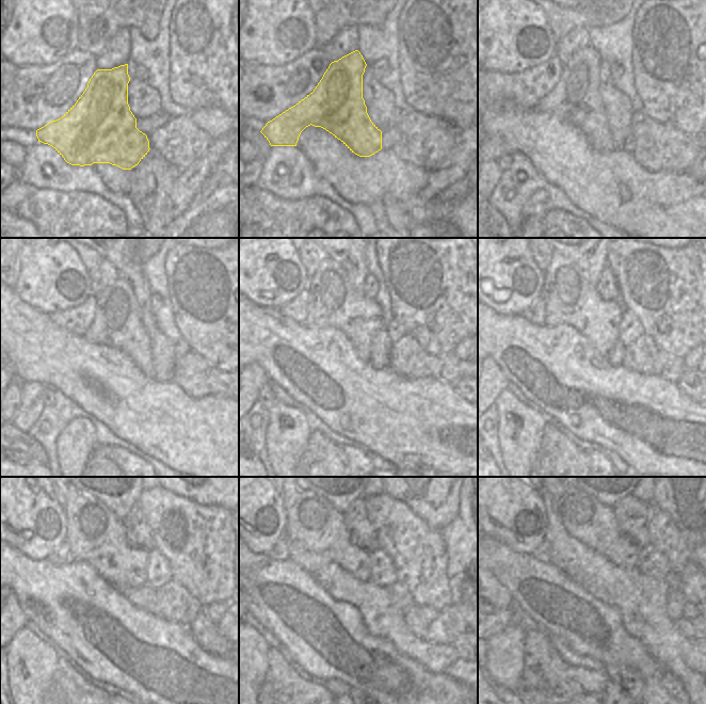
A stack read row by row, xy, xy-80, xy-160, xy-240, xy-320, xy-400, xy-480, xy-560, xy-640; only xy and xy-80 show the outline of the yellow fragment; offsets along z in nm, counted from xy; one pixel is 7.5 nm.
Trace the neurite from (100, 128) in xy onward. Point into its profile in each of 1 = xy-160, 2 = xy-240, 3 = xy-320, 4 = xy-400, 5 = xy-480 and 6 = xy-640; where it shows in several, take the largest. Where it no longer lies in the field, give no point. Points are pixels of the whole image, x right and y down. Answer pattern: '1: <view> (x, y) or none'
1: xy-160 (575, 97)
2: xy-240 (93, 316)
3: xy-320 (332, 302)
4: xy-400 (571, 299)
5: xy-480 (85, 517)
6: xy-640 (586, 518)

